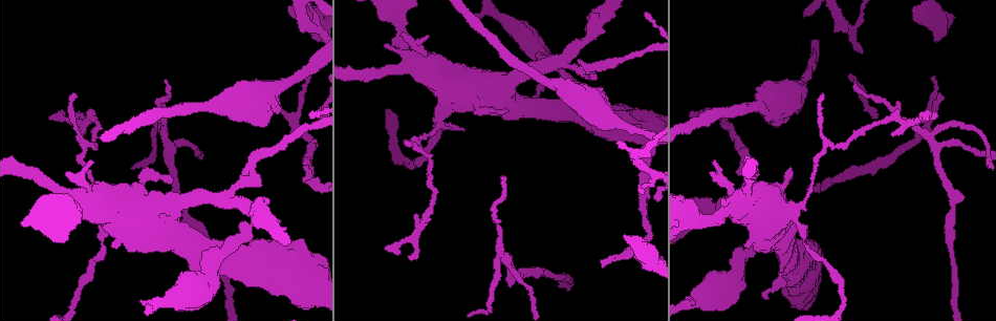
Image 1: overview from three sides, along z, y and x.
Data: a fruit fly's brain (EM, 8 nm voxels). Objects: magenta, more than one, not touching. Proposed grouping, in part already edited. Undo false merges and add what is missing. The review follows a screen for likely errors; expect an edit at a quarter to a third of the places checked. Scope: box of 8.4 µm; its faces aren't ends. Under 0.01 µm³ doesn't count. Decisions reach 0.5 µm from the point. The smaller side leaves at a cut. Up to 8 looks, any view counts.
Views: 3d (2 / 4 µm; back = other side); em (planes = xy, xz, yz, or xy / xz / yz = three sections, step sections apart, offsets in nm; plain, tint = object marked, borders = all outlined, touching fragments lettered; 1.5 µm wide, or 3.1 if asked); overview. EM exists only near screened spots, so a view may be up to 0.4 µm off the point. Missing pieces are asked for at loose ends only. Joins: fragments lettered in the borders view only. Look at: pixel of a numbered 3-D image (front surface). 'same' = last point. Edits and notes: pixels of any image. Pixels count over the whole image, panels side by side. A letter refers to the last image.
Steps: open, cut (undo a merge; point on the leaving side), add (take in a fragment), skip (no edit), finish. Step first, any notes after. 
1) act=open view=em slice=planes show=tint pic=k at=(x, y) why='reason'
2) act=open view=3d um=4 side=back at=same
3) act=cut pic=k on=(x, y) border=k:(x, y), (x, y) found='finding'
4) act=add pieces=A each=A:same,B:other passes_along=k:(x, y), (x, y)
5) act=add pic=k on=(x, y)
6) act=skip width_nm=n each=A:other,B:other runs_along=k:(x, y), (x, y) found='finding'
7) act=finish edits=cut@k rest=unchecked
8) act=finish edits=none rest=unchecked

act=open view=em slice=xy step=8 show=borders pic=1 at=(937, 95) why='an open end'

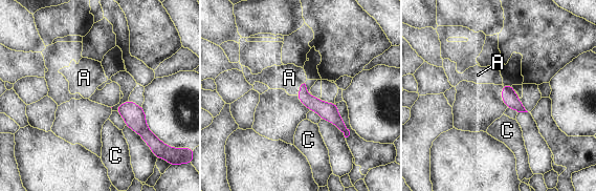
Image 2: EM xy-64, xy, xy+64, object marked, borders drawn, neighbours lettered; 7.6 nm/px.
act=open view=em slice=planes show=borders at=same

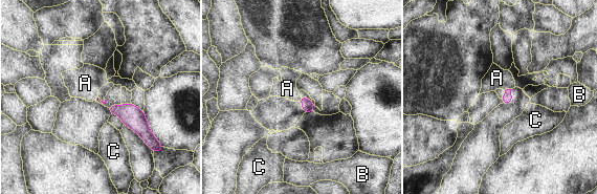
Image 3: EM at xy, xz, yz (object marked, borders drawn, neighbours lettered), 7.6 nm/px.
act=add pieces=A each=A:same,B:other,C:other passes_along=3:(507, 98), (507, 89), (496, 78) found='it goes on there'

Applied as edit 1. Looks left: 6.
act=open view=overview

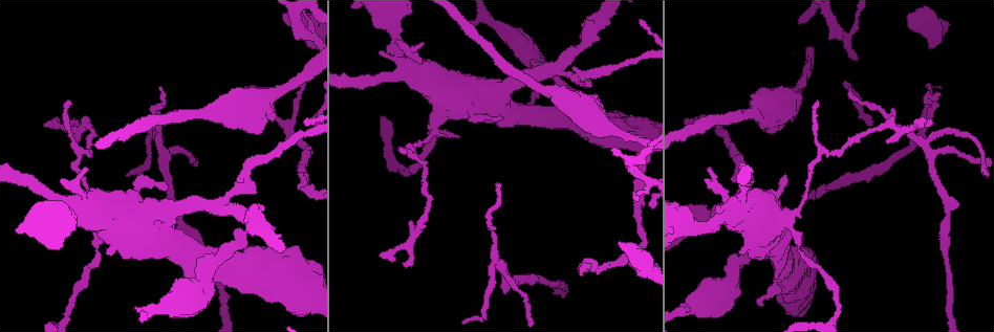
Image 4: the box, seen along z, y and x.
act=open view=em slice=xy step=8 show=borders pic=4 at=(850, 87) why='an open end'

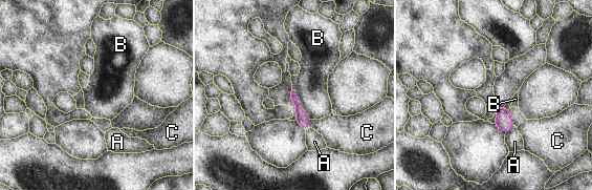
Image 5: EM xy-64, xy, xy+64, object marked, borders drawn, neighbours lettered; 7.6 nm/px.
act=skip each=A:other,B:other,C:other border=5:(292, 89), (300, 106), (311, 119) found='none of them fits'

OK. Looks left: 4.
act=open view=em slice=planes show=borders pic=4 at=(635, 132) why='stops while still wide'

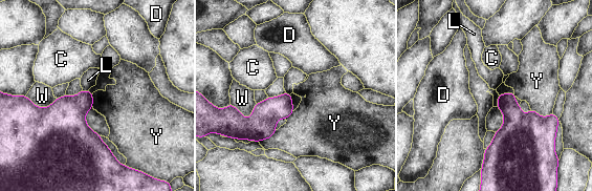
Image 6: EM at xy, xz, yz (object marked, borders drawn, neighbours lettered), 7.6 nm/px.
act=skip each=C:other,D:other,L:other,W:other,Y:other border=6:(530, 108), (543, 117), (552, 112) found='no lettered fragment goes on from it'

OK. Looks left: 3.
act=finish edits=add@3 rest=unchecked

